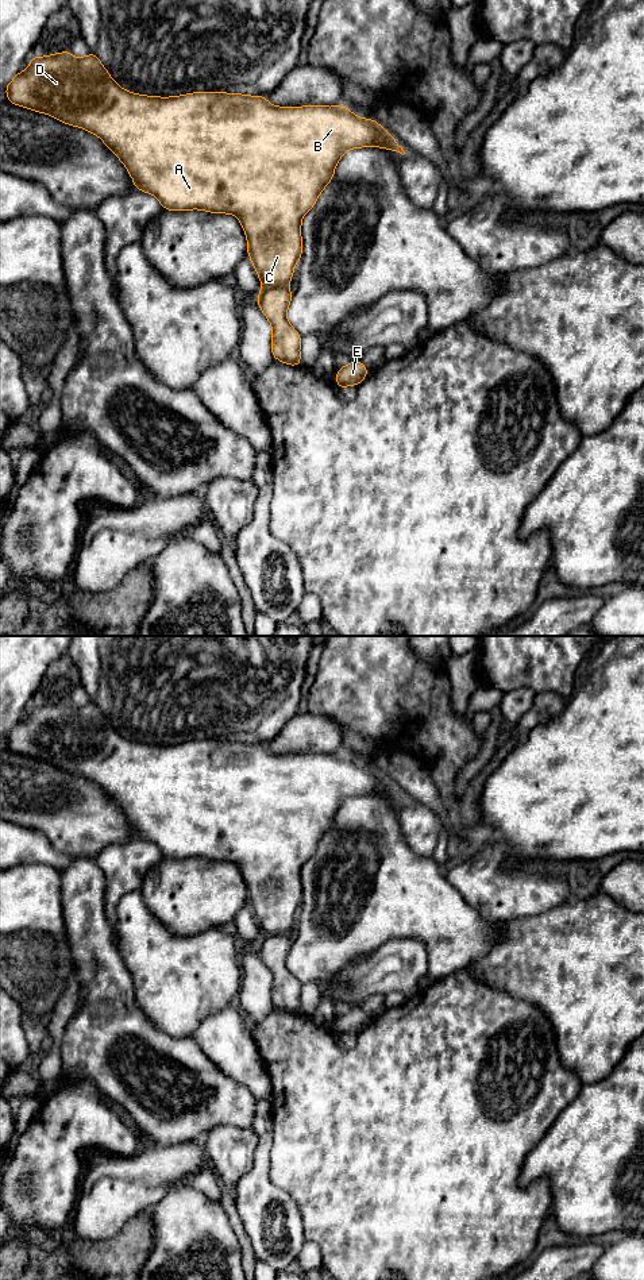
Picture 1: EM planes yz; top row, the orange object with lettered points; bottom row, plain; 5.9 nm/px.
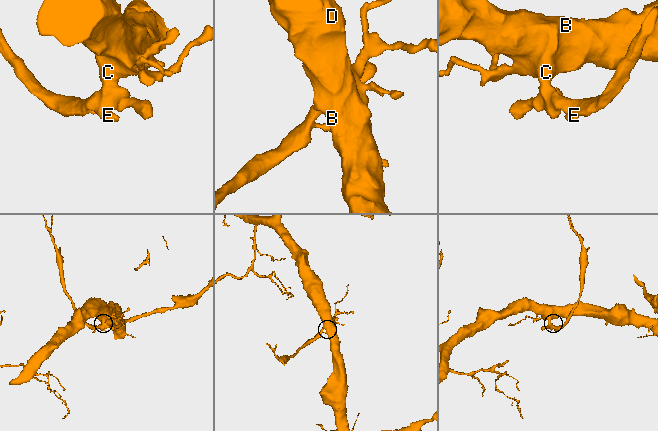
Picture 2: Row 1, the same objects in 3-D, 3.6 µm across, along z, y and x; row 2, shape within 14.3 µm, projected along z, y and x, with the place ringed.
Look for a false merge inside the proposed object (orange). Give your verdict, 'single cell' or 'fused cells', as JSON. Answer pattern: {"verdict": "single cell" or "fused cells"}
{"verdict": "fused cells"}

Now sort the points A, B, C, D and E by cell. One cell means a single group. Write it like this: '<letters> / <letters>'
A B C D / E

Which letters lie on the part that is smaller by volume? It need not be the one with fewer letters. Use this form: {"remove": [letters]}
{"remove": ["E"]}

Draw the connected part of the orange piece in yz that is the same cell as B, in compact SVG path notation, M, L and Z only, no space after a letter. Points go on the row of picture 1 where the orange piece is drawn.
M61 51L58 54L51 54L41 58L30 55L28 69L26 72L19 70L16 77L4 88L7 92L7 101L32 109L35 112L50 115L65 124L84 128L100 136L105 146L124 163L127 171L134 180L134 186L138 190L154 194L159 200L163 209L203 209L212 213L235 215L240 220L243 231L247 236L247 255L250 257L257 270L263 289L289 285L293 277L296 262L302 257L302 216L313 208L321 190L332 181L335 167L347 150L358 147L385 147L390 151L397 151L402 155L405 154L402 147L393 139L393 136L374 119L358 117L343 105L274 107L263 96L247 96L223 92L194 92L173 97L143 96L120 88L112 80L95 53L89 53L84 58L74 58L70 51Z

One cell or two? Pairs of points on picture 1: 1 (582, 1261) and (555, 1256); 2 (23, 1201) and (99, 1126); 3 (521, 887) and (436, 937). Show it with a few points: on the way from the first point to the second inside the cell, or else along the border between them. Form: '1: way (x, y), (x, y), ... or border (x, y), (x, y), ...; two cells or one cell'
1: way (575, 1261), (562, 1261); one cell
2: way (41, 1182), (80, 1142); one cell
3: border (457, 891), (482, 917), (496, 922); two cells

